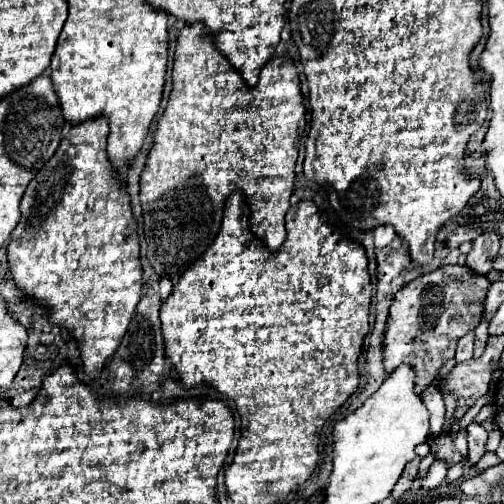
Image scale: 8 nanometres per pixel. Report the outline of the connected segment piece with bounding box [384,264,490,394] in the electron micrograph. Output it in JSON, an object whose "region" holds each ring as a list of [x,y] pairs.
{"region":[[[454,264],[440,266],[400,288],[390,306],[384,336],[386,372],[392,372],[400,364],[410,364],[416,370],[416,392],[420,394],[434,380],[438,368],[454,356],[456,342],[478,326],[488,286],[486,276],[476,276],[468,266]]]}

